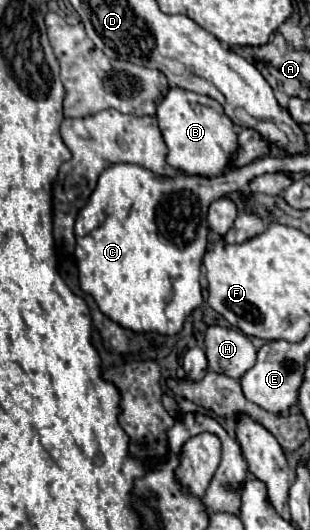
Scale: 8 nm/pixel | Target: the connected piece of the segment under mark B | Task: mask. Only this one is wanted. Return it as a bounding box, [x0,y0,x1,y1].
[157,87,237,177]

